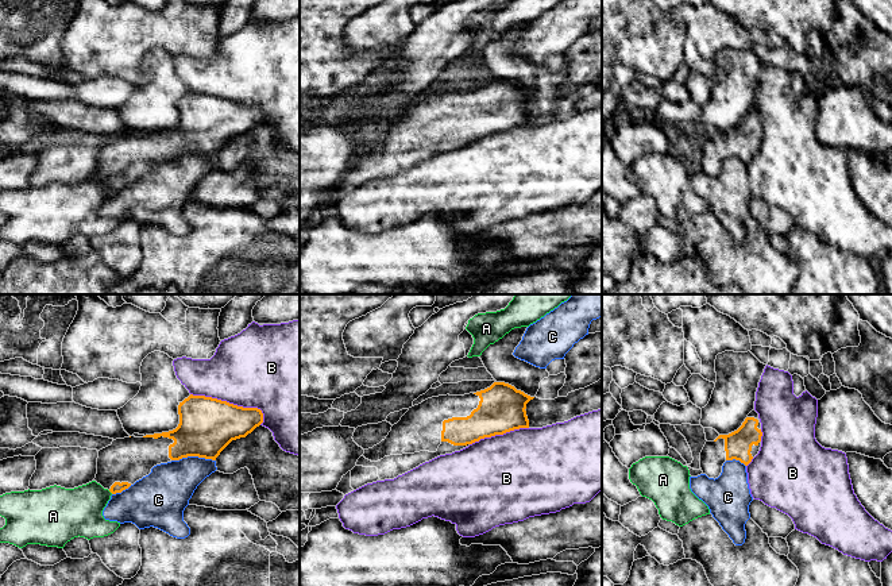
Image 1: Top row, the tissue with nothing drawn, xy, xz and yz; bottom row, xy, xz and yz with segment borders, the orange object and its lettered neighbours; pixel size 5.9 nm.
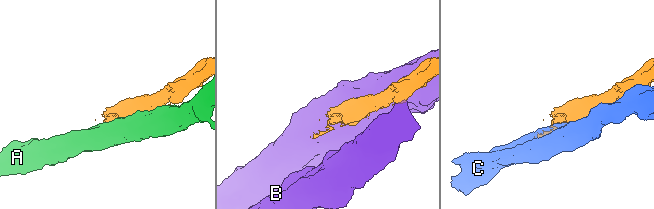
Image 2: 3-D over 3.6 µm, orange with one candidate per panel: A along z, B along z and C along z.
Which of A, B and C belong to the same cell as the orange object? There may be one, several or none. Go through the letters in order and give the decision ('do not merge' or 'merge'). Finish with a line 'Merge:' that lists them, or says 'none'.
A: do not merge
B: do not merge
C: do not merge
Merge: none

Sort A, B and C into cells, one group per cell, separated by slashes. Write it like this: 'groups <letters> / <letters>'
groups A / B / C

